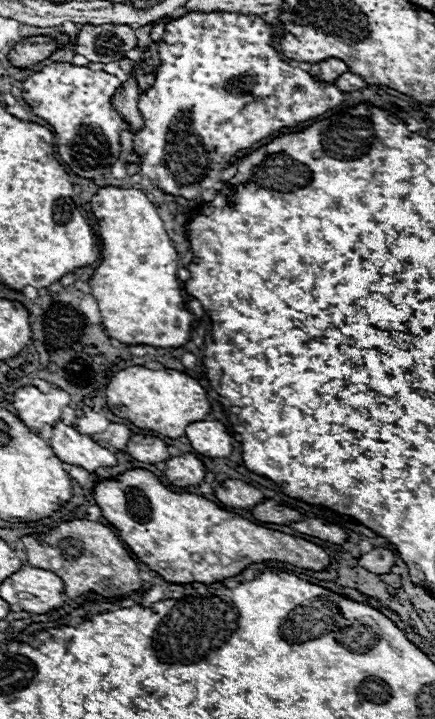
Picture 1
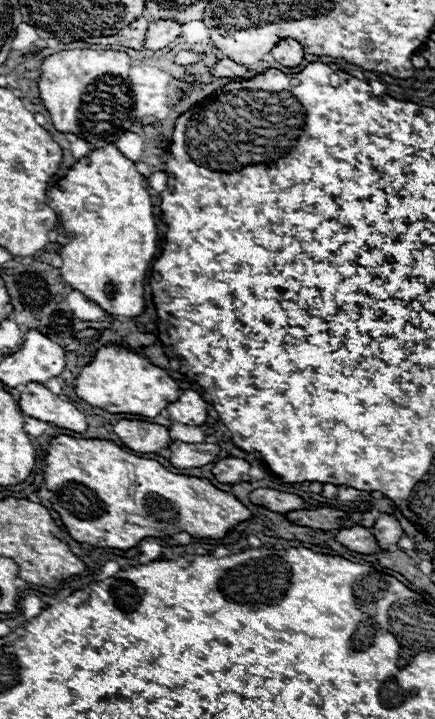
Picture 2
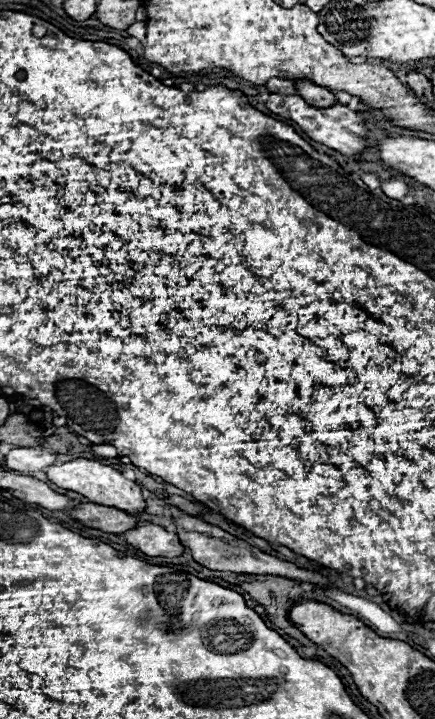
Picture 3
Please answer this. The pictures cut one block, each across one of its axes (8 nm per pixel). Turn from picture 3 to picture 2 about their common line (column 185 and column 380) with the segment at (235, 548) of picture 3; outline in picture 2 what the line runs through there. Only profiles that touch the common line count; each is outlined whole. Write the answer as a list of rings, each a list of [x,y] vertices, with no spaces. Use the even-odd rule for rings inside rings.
[[[382,514],[376,524],[372,526],[372,534],[376,536],[378,544],[382,546],[382,550],[386,550],[390,544],[396,544],[398,538],[404,534],[400,522],[396,520],[396,516],[392,514]]]

